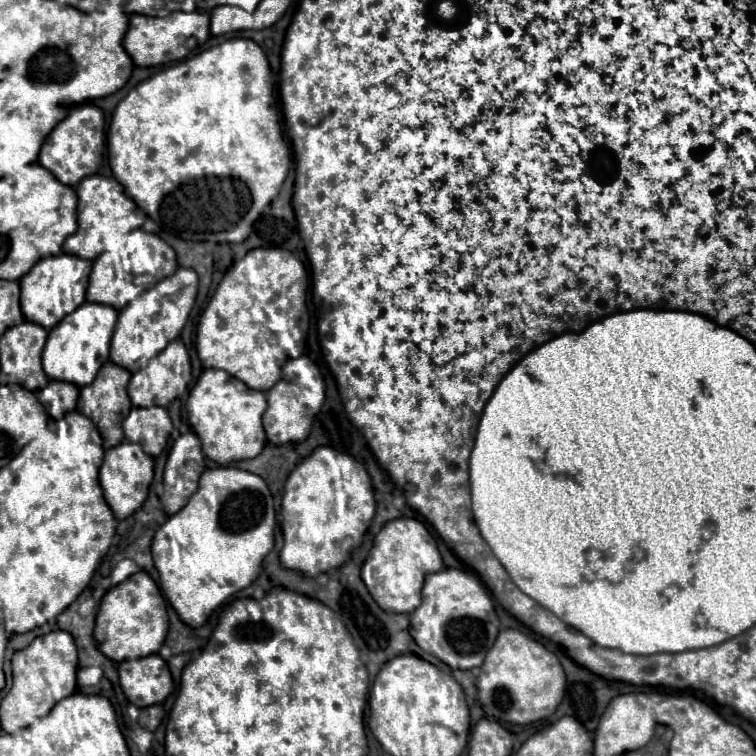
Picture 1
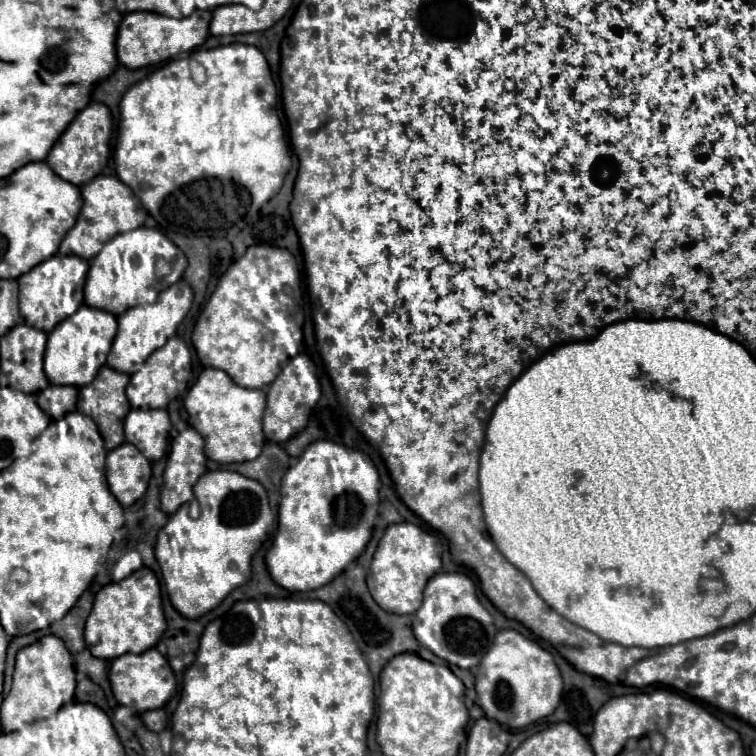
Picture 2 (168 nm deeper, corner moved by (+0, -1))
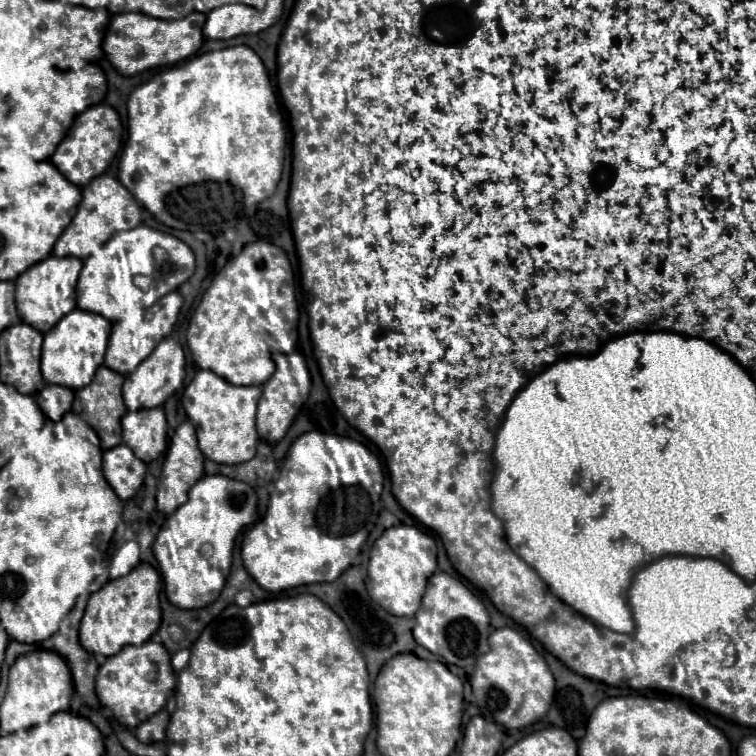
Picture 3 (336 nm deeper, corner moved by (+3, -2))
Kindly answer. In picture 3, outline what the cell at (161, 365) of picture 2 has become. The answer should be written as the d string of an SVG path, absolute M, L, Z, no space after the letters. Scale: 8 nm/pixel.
M171 337L163 339L153 353L139 363L139 367L125 377L123 385L123 399L129 411L137 409L149 409L149 407L161 407L181 385L183 385L183 371L185 367L185 353L179 343L175 343Z

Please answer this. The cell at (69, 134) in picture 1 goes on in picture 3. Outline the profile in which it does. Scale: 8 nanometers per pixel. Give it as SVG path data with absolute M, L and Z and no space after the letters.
M99 103L89 107L85 113L77 117L73 127L65 135L65 141L57 145L57 151L53 153L51 161L71 183L85 187L93 177L101 175L109 167L109 163L113 161L113 157L121 147L121 139L123 139L123 125L117 111L111 105Z

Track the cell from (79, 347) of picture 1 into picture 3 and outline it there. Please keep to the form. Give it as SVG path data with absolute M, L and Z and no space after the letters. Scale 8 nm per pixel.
M73 309L67 313L43 339L43 355L41 355L41 375L47 383L63 385L73 391L91 383L97 367L103 365L107 339L111 333L111 323L97 315L83 309Z

